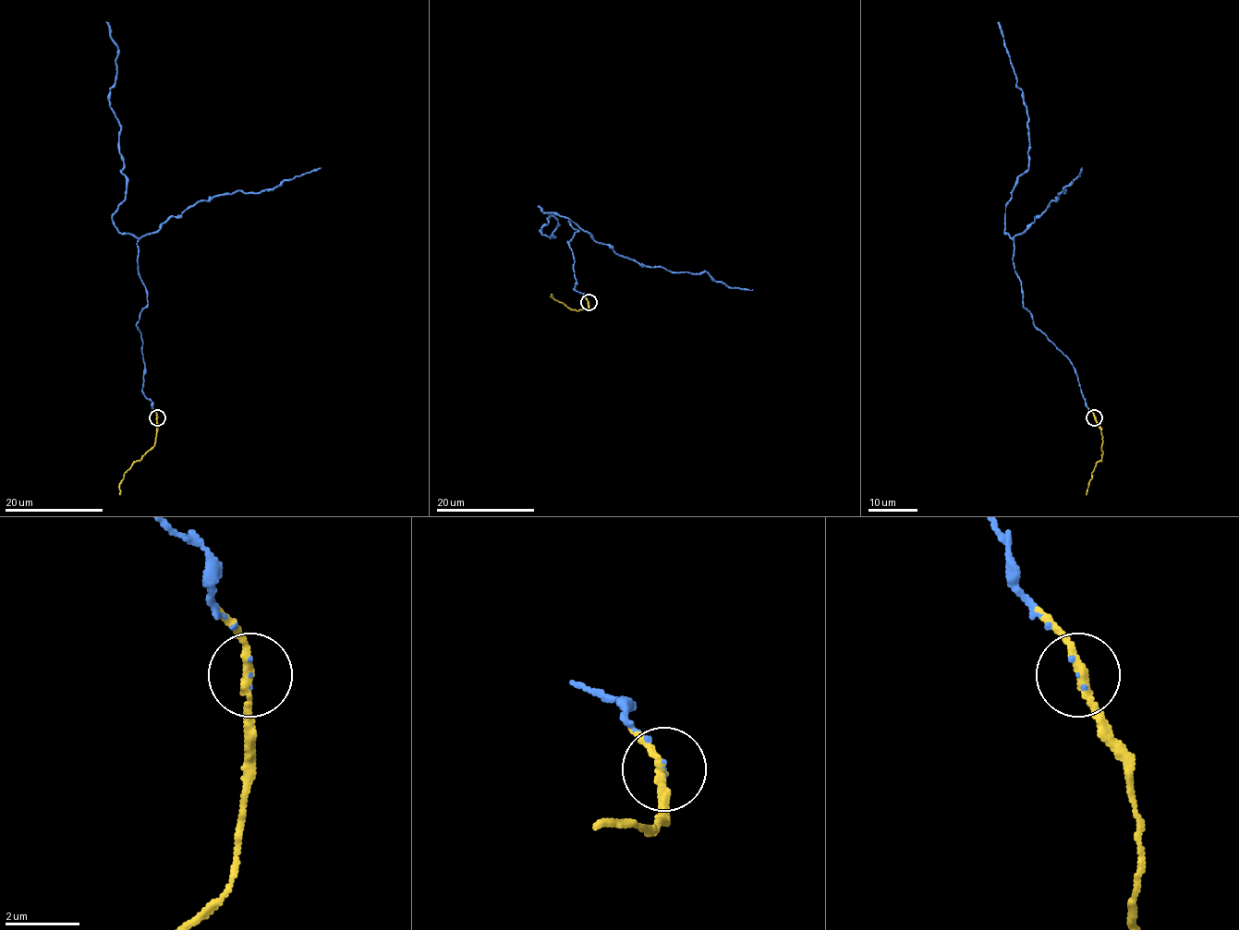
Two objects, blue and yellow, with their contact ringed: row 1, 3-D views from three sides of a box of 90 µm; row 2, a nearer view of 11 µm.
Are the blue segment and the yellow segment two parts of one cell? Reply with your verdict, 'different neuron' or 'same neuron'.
same neuron

